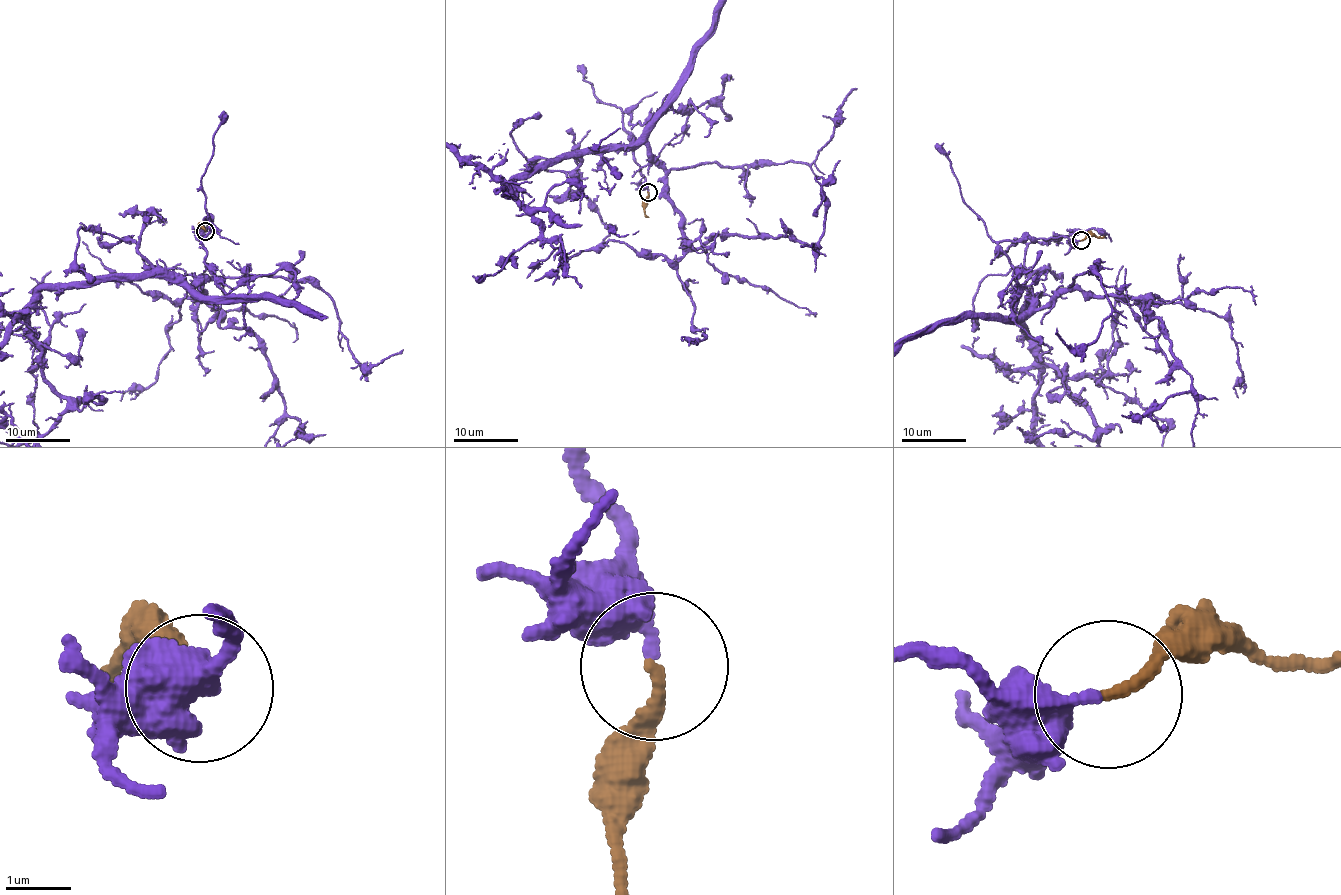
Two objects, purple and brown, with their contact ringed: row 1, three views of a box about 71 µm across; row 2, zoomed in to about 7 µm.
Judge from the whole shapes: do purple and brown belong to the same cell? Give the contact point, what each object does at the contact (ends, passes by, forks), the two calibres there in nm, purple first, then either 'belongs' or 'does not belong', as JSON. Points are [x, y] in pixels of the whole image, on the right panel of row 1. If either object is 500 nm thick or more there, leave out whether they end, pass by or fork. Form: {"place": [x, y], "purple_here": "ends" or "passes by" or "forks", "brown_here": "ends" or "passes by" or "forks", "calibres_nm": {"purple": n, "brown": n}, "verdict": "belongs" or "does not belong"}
{"place": [1081, 240], "purple_here": "ends", "brown_here": "ends", "calibres_nm": {"purple": 280, "brown": 190}, "verdict": "belongs"}

